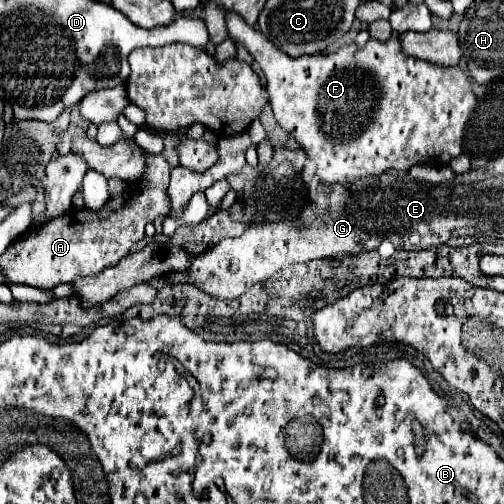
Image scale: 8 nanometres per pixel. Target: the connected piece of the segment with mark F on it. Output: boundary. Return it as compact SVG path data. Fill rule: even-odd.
M228 12L226 14L226 24L228 24L228 32L230 38L234 42L240 42L248 48L248 52L254 56L254 60L260 64L264 76L266 76L266 90L270 94L270 106L274 110L274 116L278 120L278 124L294 138L298 140L298 144L302 146L302 150L306 152L306 156L310 160L316 162L316 176L324 182L324 184L352 184L360 178L368 178L368 176L380 176L386 170L400 170L400 172L408 172L412 166L416 164L448 164L452 158L460 156L462 152L462 142L464 142L464 132L466 132L466 124L472 118L474 110L476 110L476 94L472 90L472 84L468 80L468 76L456 66L456 68L440 68L436 64L430 64L426 60L420 58L412 58L402 50L402 44L398 40L398 34L394 34L388 42L380 42L380 40L368 40L368 44L364 48L356 48L354 44L350 46L342 46L336 52L330 54L308 54L308 56L298 56L292 58L286 52L280 52L280 48L276 48L272 42L266 40L266 36L256 30L254 26L248 26L238 14Z

